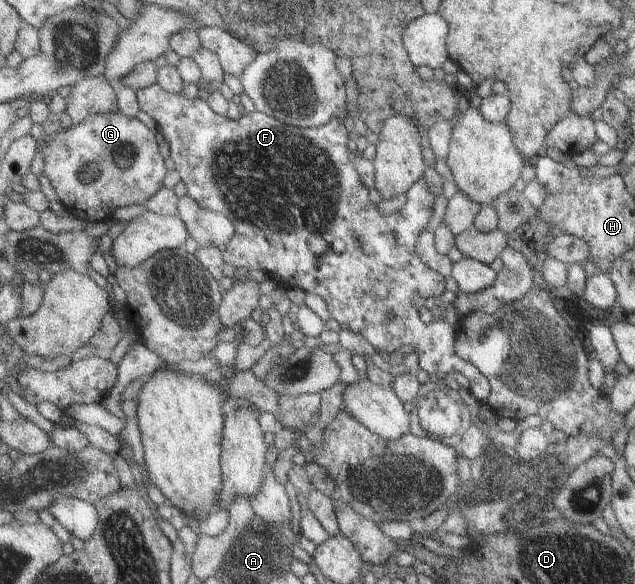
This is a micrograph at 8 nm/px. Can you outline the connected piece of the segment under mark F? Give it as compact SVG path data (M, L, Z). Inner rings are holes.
M158 83L138 90L138 97L142 110L157 121L159 131L170 142L171 158L176 163L176 168L182 177L181 180L187 183L189 195L197 200L197 202L200 202L205 210L225 213L229 218L234 220L237 234L227 246L221 249L227 263L237 267L241 266L247 267L248 269L264 270L267 276L279 282L284 288L290 289L297 286L297 288L300 287L307 293L318 294L328 303L331 316L336 319L342 327L364 334L368 338L370 345L375 346L379 351L384 350L385 352L392 353L399 350L401 346L405 346L405 344L411 344L423 357L422 366L430 374L438 374L439 376L451 373L455 374L463 381L480 404L485 402L485 399L487 399L492 392L491 381L476 365L463 360L461 355L456 351L456 344L458 336L460 335L460 324L458 322L449 324L444 320L434 322L429 317L425 307L427 306L427 300L433 302L435 297L441 297L441 294L445 294L448 289L446 276L431 268L431 266L421 258L418 251L419 239L423 232L427 230L429 223L435 216L435 205L438 199L438 194L432 192L432 186L429 185L427 179L421 179L420 182L408 192L407 204L405 204L400 211L390 216L383 216L383 214L379 212L377 203L371 200L371 190L369 190L369 187L361 180L360 172L356 167L356 156L349 150L351 132L349 132L349 128L347 128L347 124L345 124L342 118L337 117L331 122L324 124L323 127L313 128L299 128L293 125L283 124L279 118L265 114L263 111L255 111L254 113L246 112L243 118L233 118L231 116L223 116L216 110L213 110L208 99L204 100L200 97L189 99L182 92L167 92L167 90ZM317 235L324 236L331 245L331 249L322 256L321 260L320 256L309 244L309 240ZM339 238L347 244L345 252L341 255L335 254L332 249L332 242L337 242Z

